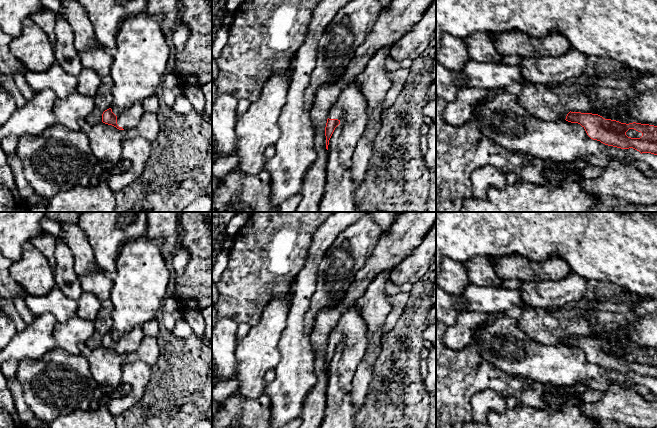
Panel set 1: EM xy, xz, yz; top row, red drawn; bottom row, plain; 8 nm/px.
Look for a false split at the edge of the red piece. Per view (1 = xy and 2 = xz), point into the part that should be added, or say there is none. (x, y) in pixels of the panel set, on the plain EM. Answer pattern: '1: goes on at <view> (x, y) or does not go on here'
1: goes on at xy (129, 342)
2: goes on at xz (350, 332)

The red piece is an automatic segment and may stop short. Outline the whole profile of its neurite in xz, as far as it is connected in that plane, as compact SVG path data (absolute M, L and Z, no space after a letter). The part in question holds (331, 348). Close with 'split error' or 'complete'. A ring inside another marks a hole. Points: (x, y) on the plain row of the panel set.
M351 306L340 317L329 336L326 351L326 373L335 352L342 349L339 364L340 385L344 391L350 391L357 367L364 359L368 346L366 324L360 311Z; split error

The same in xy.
M136 326L129 333L115 339L112 333L105 334L102 338L102 346L112 349L119 354L129 354L136 350L144 337L141 326Z; split error

